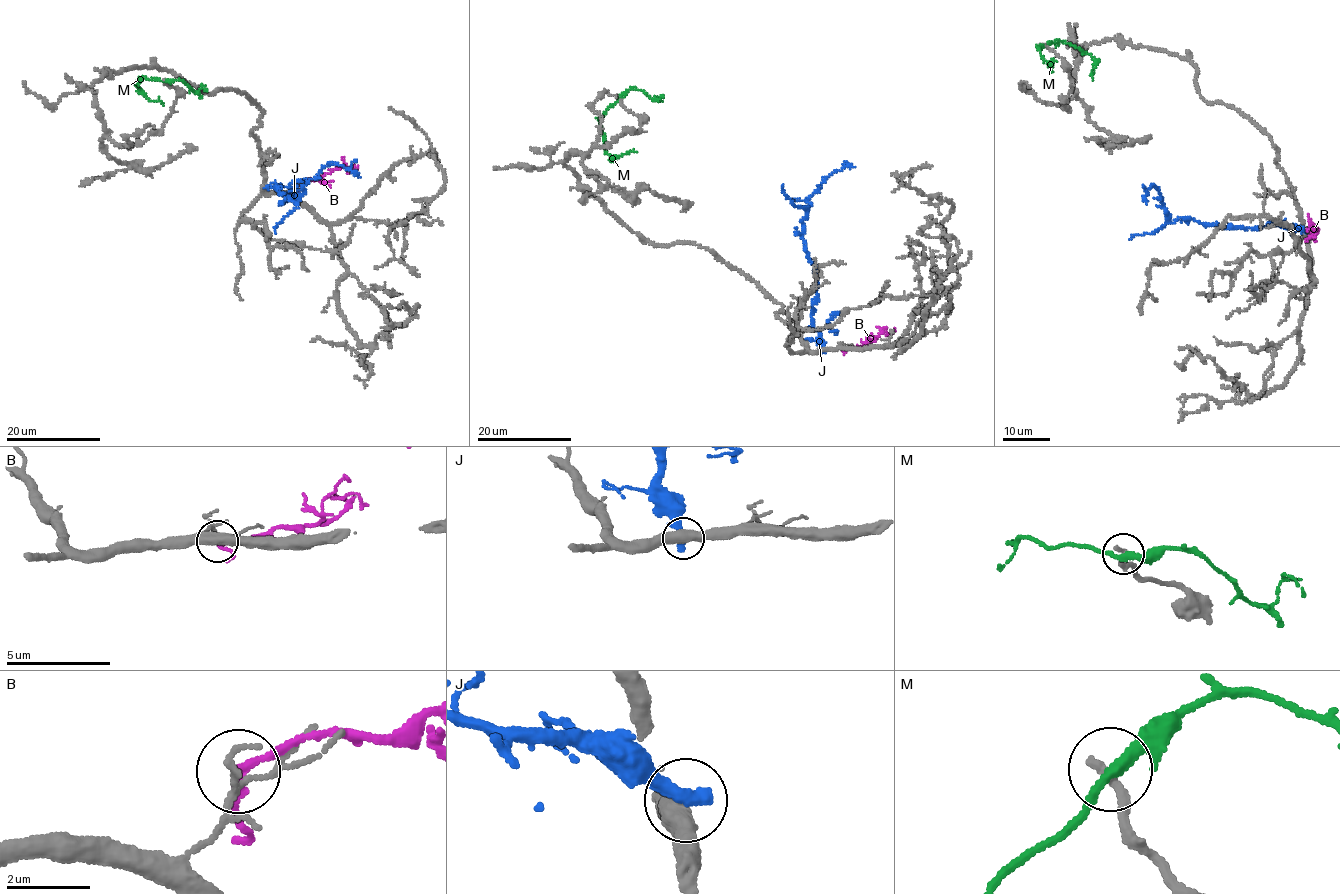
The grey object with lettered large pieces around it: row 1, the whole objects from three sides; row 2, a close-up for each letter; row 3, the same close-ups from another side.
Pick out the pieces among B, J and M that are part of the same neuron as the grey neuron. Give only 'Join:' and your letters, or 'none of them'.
Join: none of them

